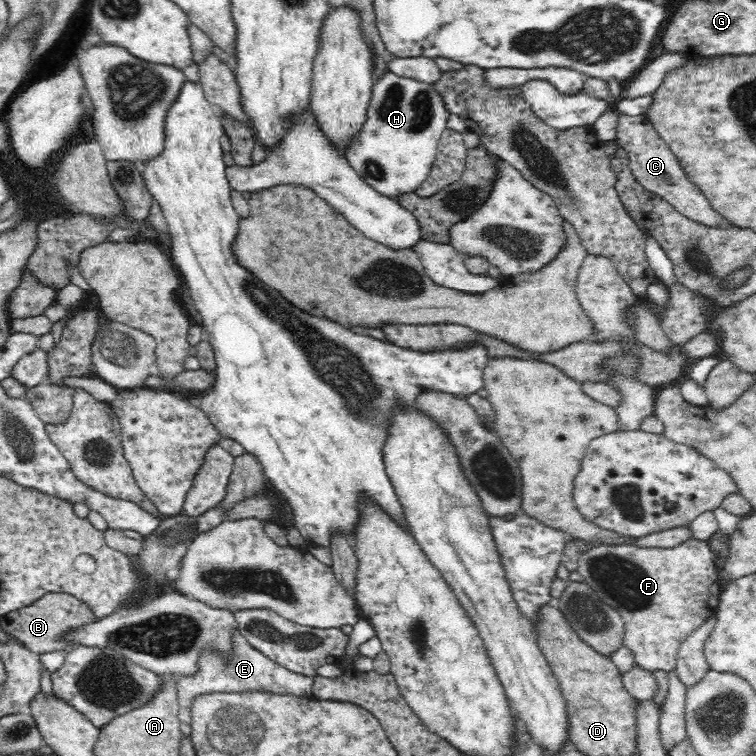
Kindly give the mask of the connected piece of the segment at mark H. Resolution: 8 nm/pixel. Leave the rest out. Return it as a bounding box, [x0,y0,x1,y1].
[342,71,449,198]

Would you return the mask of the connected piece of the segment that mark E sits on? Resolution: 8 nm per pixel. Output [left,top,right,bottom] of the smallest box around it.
[176,630,313,739]

